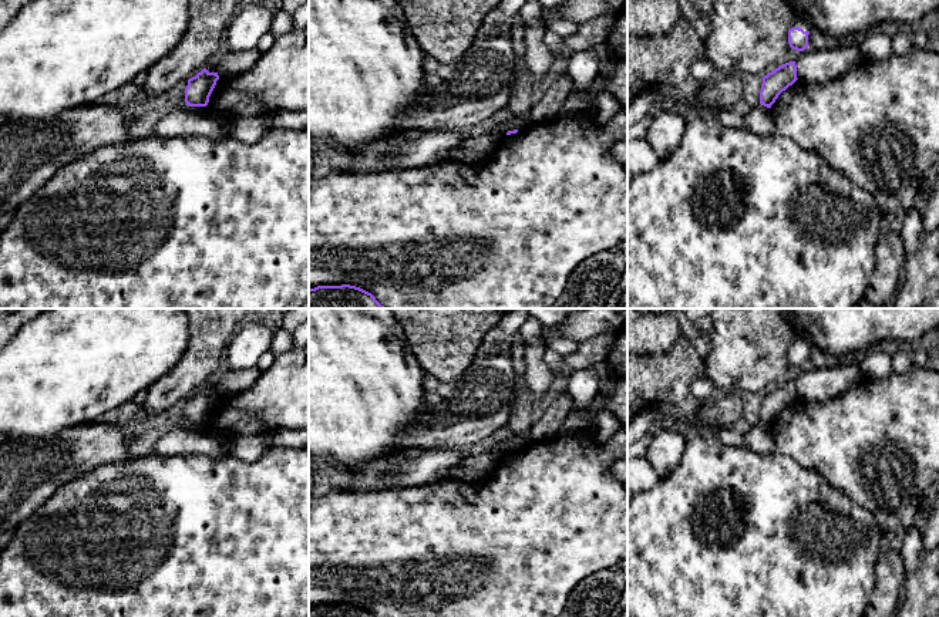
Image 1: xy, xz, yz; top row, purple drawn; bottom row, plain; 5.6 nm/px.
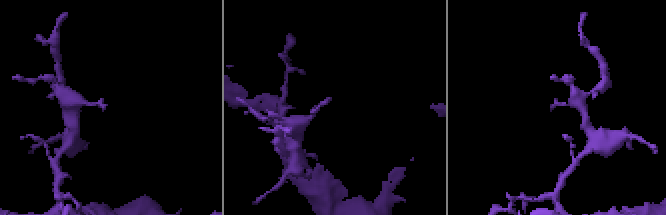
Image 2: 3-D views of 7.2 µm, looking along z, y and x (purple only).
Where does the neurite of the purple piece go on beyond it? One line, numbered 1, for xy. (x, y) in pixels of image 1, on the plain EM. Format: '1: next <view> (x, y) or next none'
1: next none

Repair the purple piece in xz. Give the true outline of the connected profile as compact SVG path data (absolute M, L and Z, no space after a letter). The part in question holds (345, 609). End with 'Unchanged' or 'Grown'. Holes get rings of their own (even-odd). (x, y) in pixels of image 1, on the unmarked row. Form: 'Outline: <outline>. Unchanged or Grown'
Outline: M350 603L309 607L309 617L376 617L371 611Z. Unchanged

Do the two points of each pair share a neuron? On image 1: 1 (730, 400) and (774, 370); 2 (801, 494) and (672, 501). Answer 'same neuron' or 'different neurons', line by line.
1: different neurons
2: same neuron

